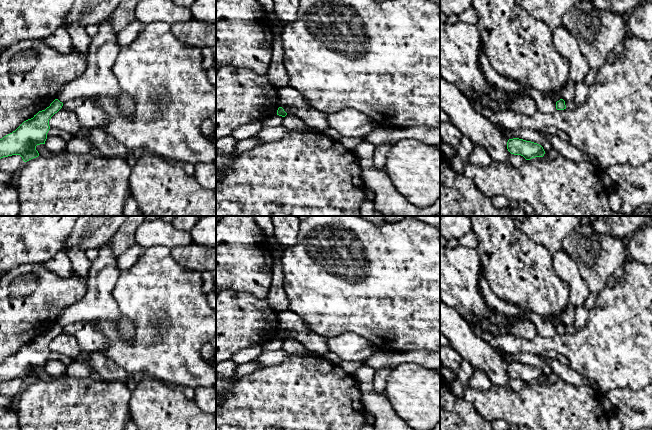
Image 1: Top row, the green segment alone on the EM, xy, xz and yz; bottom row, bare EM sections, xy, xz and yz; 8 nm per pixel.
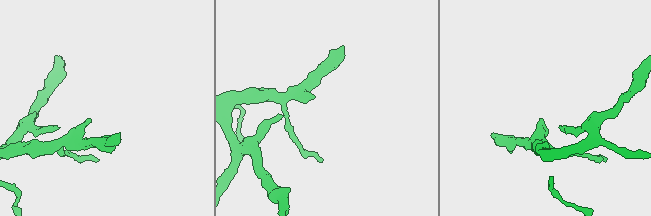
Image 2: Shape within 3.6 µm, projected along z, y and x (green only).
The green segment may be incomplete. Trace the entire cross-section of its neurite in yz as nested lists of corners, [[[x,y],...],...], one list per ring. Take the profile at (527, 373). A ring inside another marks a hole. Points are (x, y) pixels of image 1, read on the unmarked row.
[[[519,362],[509,363],[507,366],[507,373],[511,378],[521,379],[526,384],[530,384],[535,381],[543,381],[545,378],[541,369]]]

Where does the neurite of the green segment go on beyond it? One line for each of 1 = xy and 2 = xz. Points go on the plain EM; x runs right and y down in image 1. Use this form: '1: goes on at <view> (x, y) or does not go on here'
1: does not go on here
2: does not go on here

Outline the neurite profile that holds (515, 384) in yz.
[[[511,378],[509,382],[509,386],[513,391],[520,391],[526,386],[526,383],[521,379]]]

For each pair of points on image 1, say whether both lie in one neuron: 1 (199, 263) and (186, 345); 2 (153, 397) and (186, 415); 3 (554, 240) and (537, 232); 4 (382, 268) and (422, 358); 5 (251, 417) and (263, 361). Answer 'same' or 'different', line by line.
1: different
2: same
3: same
4: different
5: different

